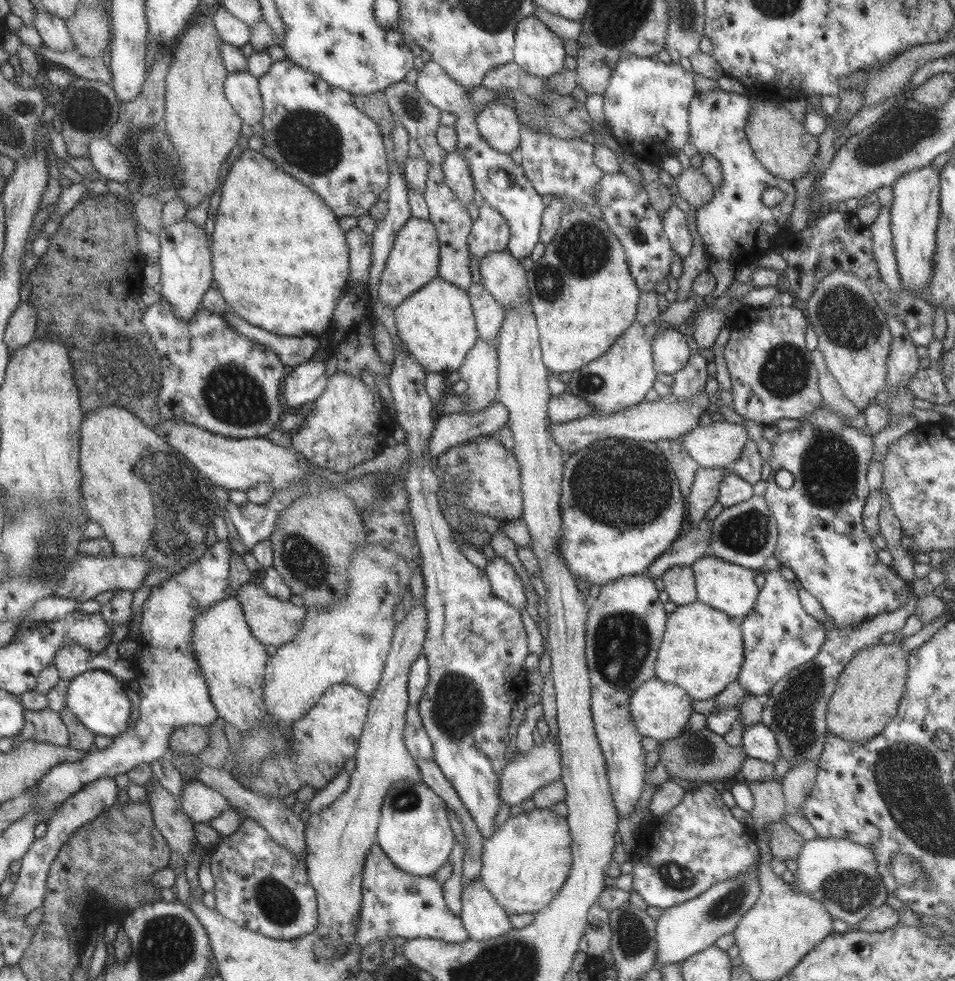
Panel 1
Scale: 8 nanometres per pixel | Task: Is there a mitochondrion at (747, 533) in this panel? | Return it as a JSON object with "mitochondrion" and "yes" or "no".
{"mitochondrion":"yes"}

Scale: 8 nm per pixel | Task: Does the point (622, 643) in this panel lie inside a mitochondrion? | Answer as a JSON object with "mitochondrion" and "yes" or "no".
{"mitochondrion":"yes"}

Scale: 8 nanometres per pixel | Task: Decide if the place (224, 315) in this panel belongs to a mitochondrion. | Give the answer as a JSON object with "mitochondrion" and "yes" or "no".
{"mitochondrion":"no"}

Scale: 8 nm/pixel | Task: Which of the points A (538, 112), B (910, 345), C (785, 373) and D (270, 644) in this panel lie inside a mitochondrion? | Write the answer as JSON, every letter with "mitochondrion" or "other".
{"A":"mitochondrion","B":"other","C":"mitochondrion","D":"other"}

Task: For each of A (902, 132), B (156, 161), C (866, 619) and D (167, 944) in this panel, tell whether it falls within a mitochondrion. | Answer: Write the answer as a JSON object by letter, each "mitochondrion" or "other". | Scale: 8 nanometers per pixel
{"A":"mitochondrion","B":"mitochondrion","C":"other","D":"mitochondrion"}

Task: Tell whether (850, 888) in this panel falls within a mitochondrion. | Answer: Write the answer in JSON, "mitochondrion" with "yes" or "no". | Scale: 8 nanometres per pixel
{"mitochondrion":"yes"}

